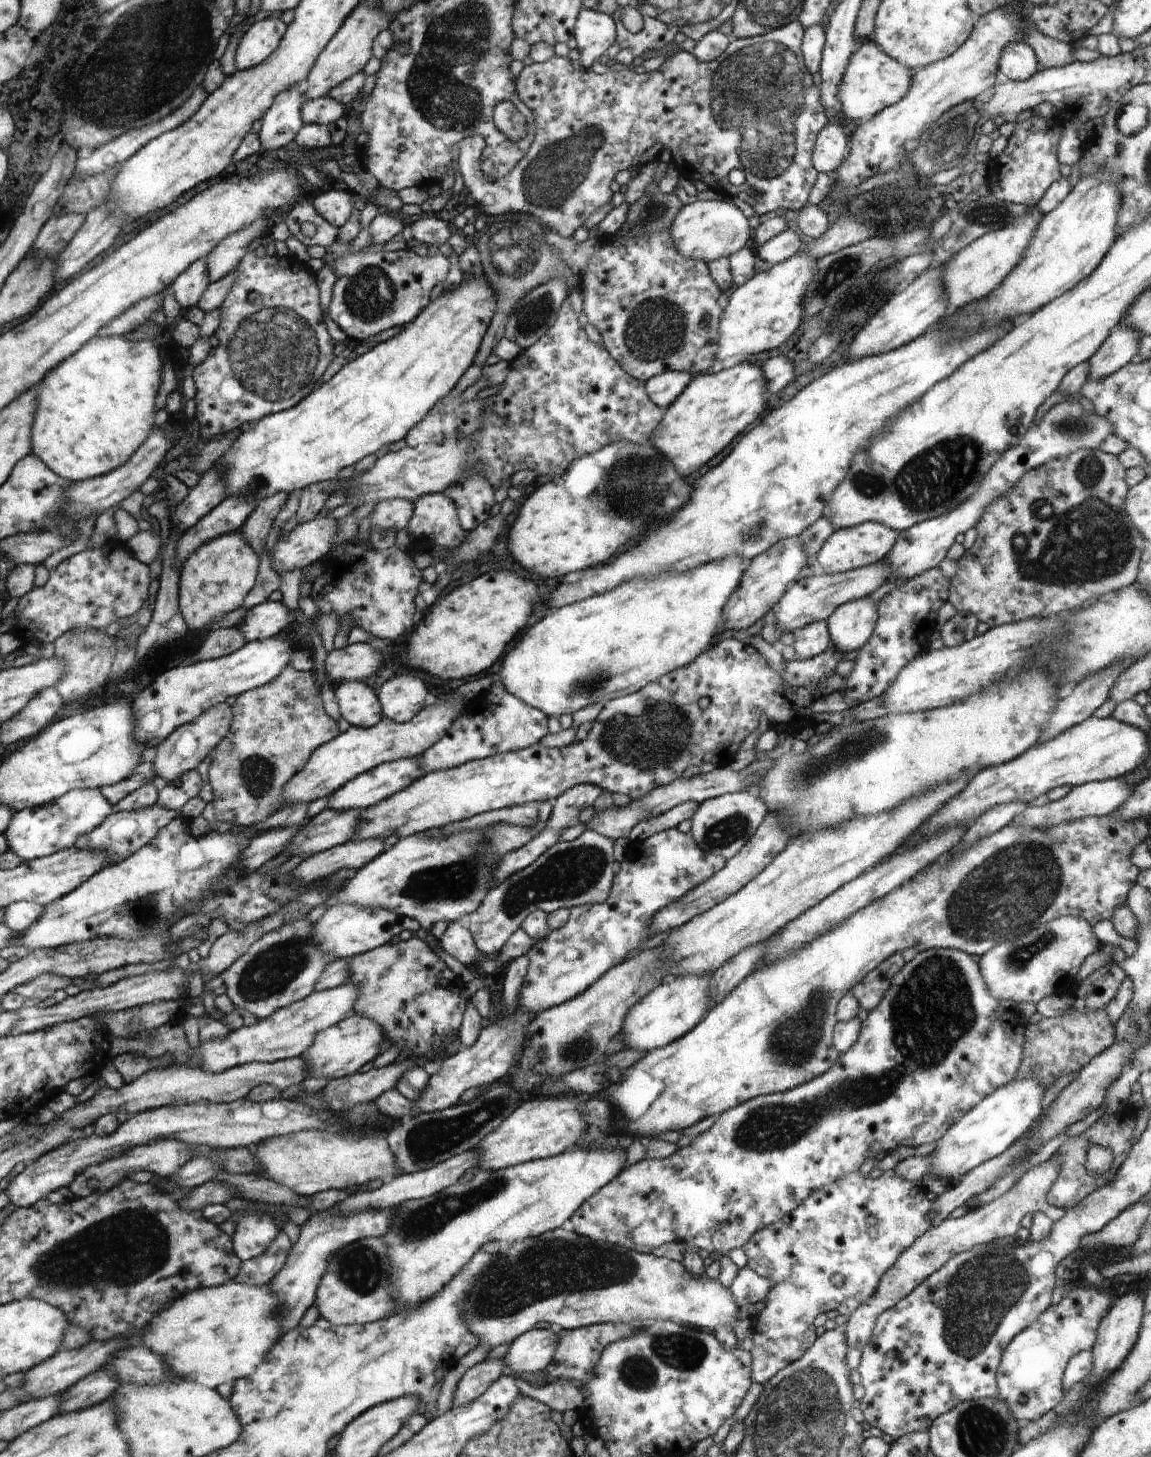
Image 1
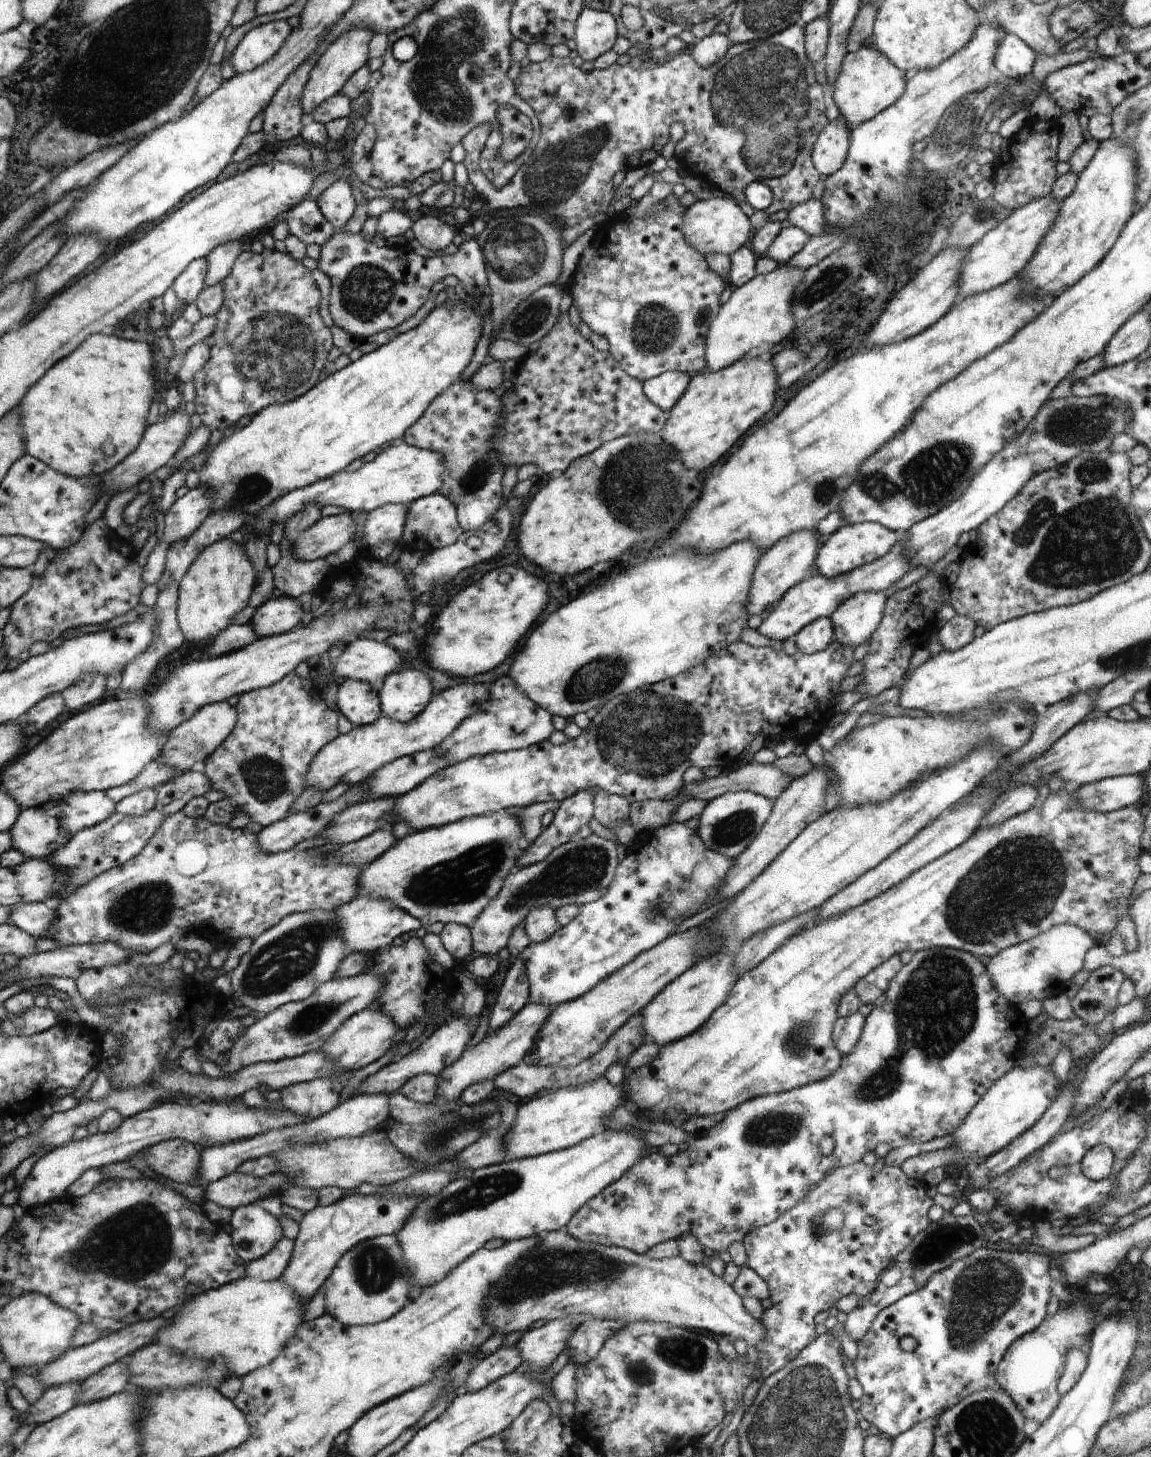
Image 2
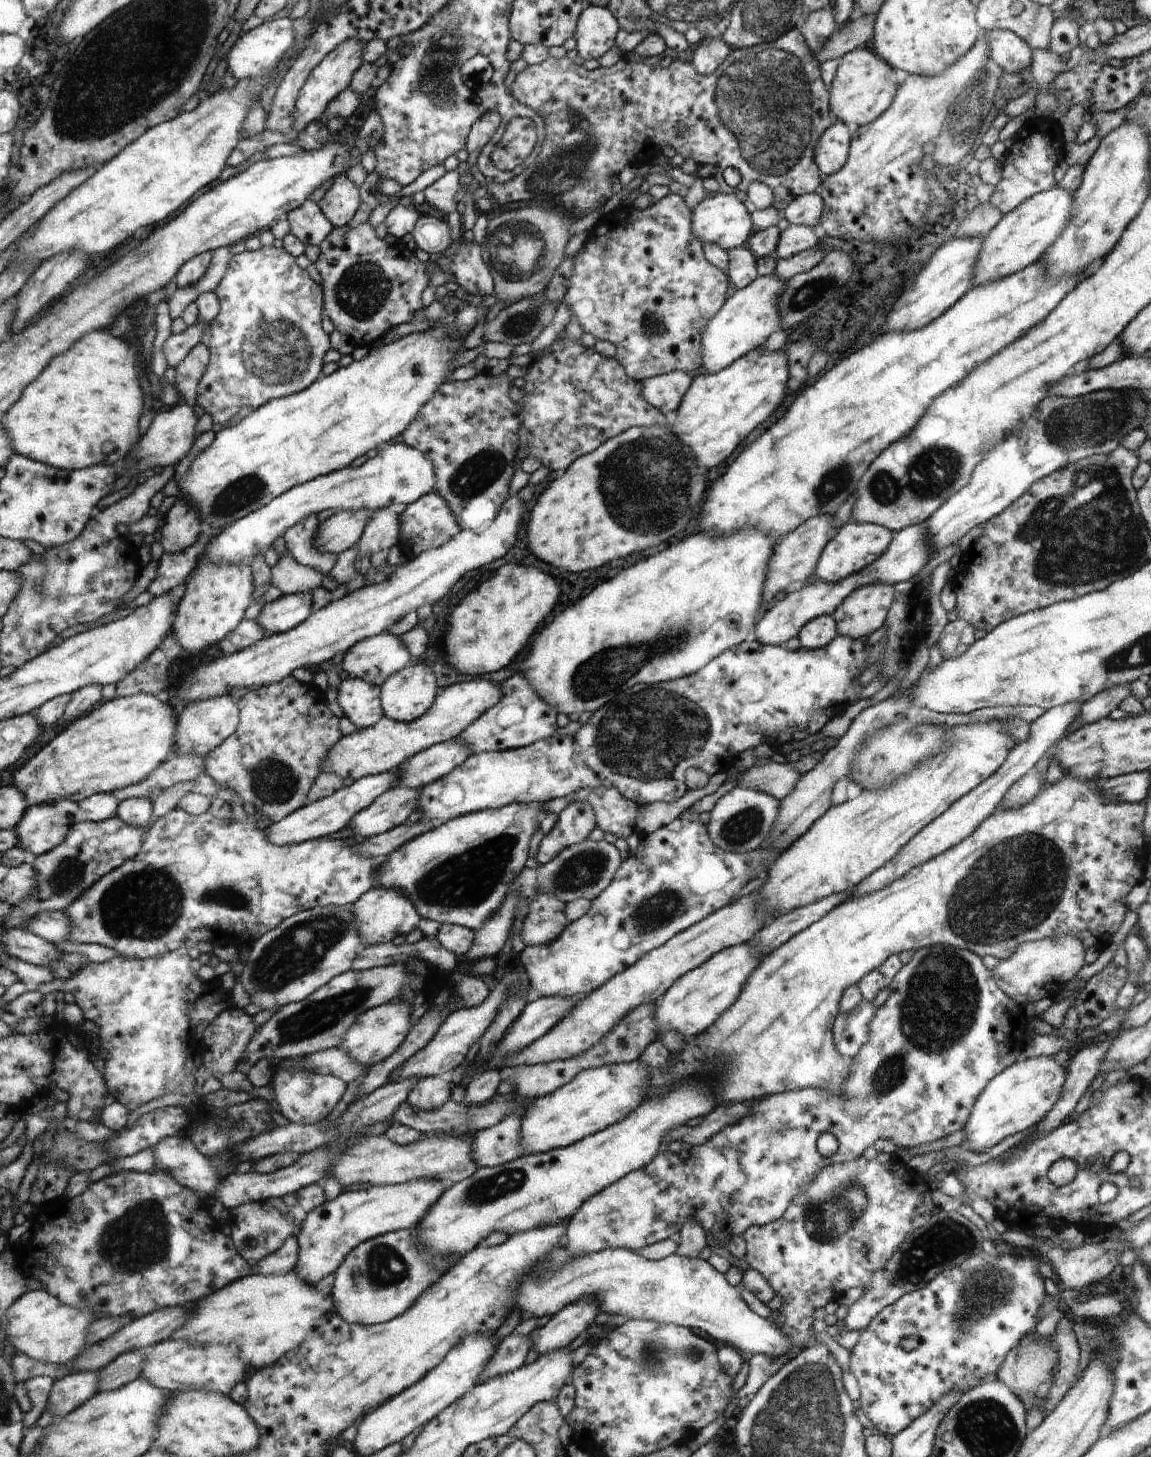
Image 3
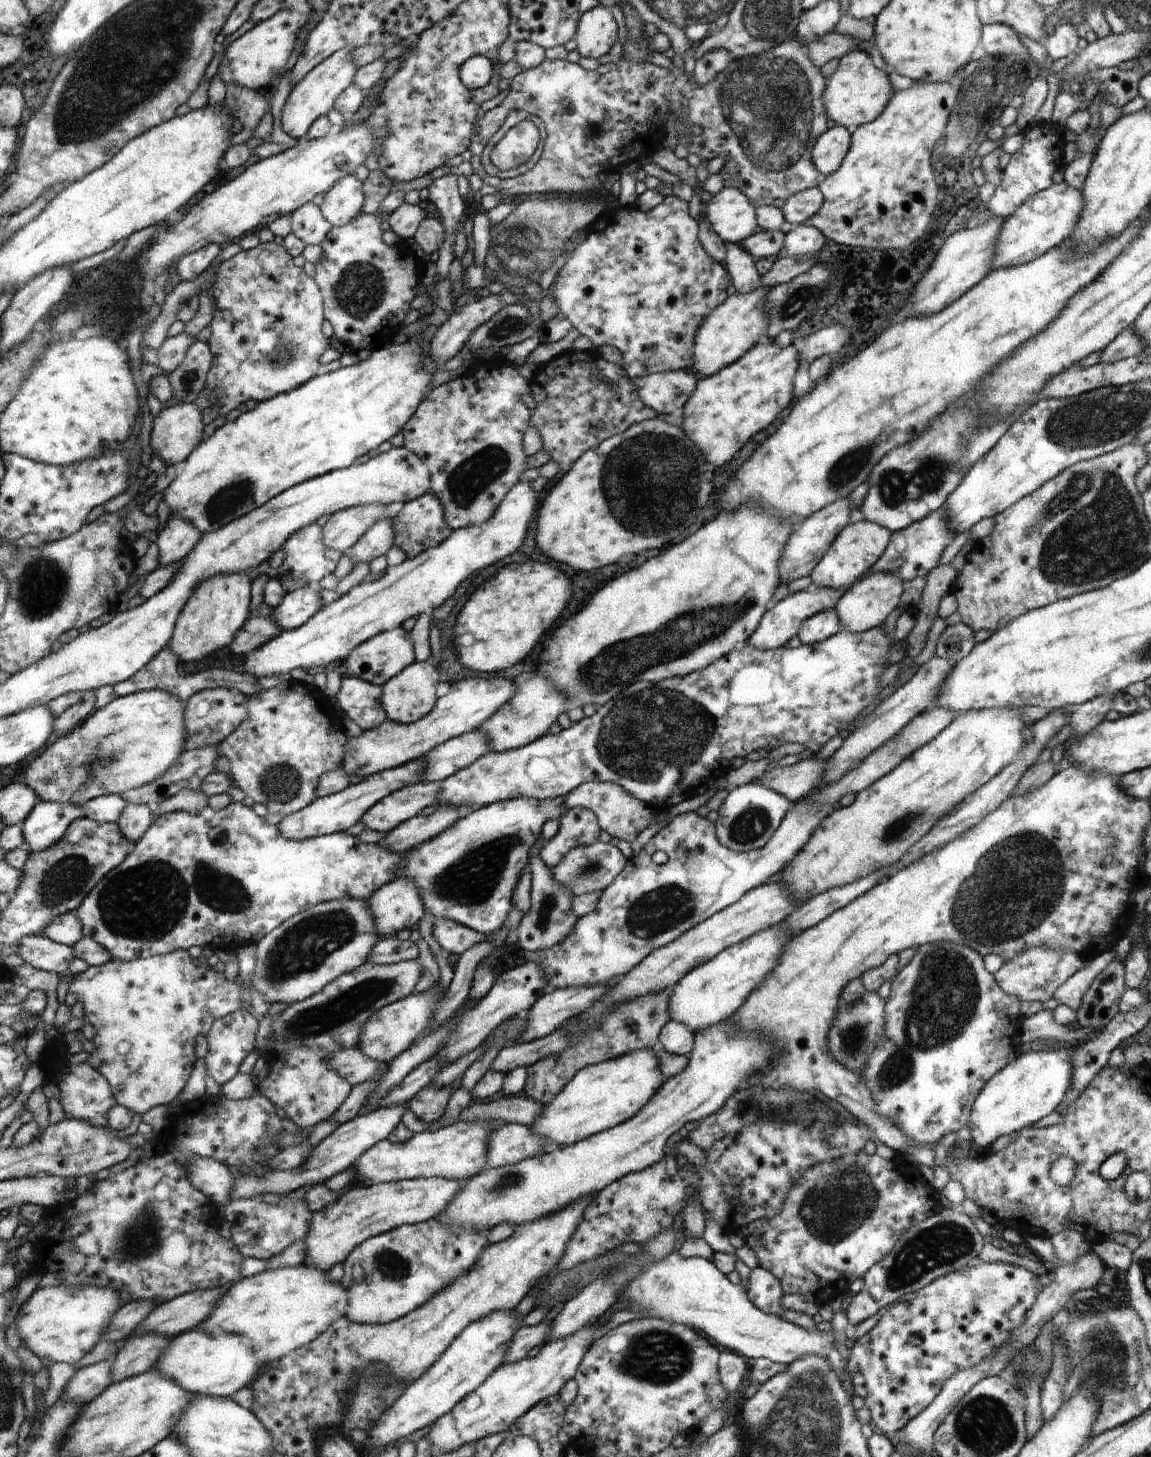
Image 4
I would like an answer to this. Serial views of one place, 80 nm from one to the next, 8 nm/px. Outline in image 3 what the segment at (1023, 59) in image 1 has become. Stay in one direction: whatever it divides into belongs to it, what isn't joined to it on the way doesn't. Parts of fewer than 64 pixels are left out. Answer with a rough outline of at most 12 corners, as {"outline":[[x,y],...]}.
{"outline":[[1006,29],[984,32],[989,56],[1004,72],[1031,66],[1031,48]]}

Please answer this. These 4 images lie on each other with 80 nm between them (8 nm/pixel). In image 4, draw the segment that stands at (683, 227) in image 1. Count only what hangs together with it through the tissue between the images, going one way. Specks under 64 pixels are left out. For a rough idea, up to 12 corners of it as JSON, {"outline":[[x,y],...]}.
{"outline":[[724,186],[704,212],[724,243],[740,245],[758,230],[757,207]]}

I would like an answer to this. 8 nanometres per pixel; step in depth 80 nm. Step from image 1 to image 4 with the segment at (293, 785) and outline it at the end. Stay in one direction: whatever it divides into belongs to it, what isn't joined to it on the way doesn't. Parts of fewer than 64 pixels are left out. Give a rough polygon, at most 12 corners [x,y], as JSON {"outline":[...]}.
{"outline":[[465,678],[415,724],[387,719],[350,738],[341,768],[371,776],[476,731],[513,680]]}

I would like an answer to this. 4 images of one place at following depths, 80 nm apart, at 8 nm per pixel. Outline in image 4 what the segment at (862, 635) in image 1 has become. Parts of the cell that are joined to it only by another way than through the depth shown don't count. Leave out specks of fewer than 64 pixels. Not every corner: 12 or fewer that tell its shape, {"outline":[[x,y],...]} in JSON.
{"outline":[[875,573],[844,591],[835,609],[851,633],[880,627],[900,606],[903,582]]}

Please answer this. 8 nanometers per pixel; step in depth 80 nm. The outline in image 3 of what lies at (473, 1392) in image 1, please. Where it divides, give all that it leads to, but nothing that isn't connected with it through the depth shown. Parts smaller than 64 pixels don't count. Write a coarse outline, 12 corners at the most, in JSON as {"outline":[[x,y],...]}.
{"outline":[[511,1334],[496,1348],[478,1383],[525,1364],[529,1335]]}

